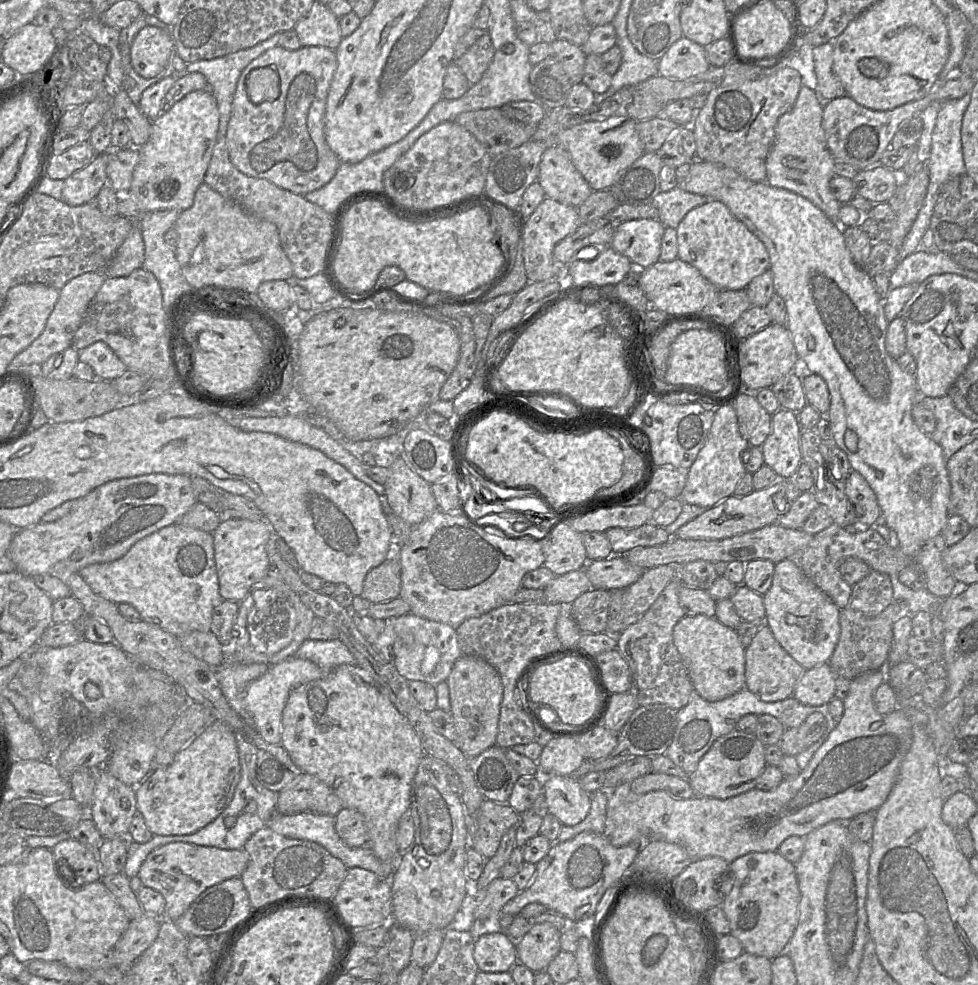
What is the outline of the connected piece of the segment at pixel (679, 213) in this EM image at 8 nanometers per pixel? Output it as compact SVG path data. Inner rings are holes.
M676 187L668 192L660 192L651 204L658 210L658 220L665 227L676 229L690 210L709 200L710 198L706 196L693 194L681 187Z

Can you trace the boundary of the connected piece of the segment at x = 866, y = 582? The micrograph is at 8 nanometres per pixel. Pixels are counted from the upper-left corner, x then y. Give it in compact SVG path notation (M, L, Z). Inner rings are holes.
M871 570L861 581L852 586L849 607L867 616L876 616L893 602L889 575Z

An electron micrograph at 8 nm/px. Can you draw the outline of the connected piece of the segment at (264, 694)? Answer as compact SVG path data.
M296 656L269 666L268 670L251 682L245 691L244 708L252 727L267 743L281 744L282 712L290 692L302 684L323 678L325 674L317 664Z

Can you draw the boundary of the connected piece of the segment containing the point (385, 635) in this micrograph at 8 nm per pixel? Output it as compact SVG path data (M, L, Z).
M411 612L384 619L384 629L372 645L406 680L423 681L433 686L447 680L454 662L462 655L453 626Z

